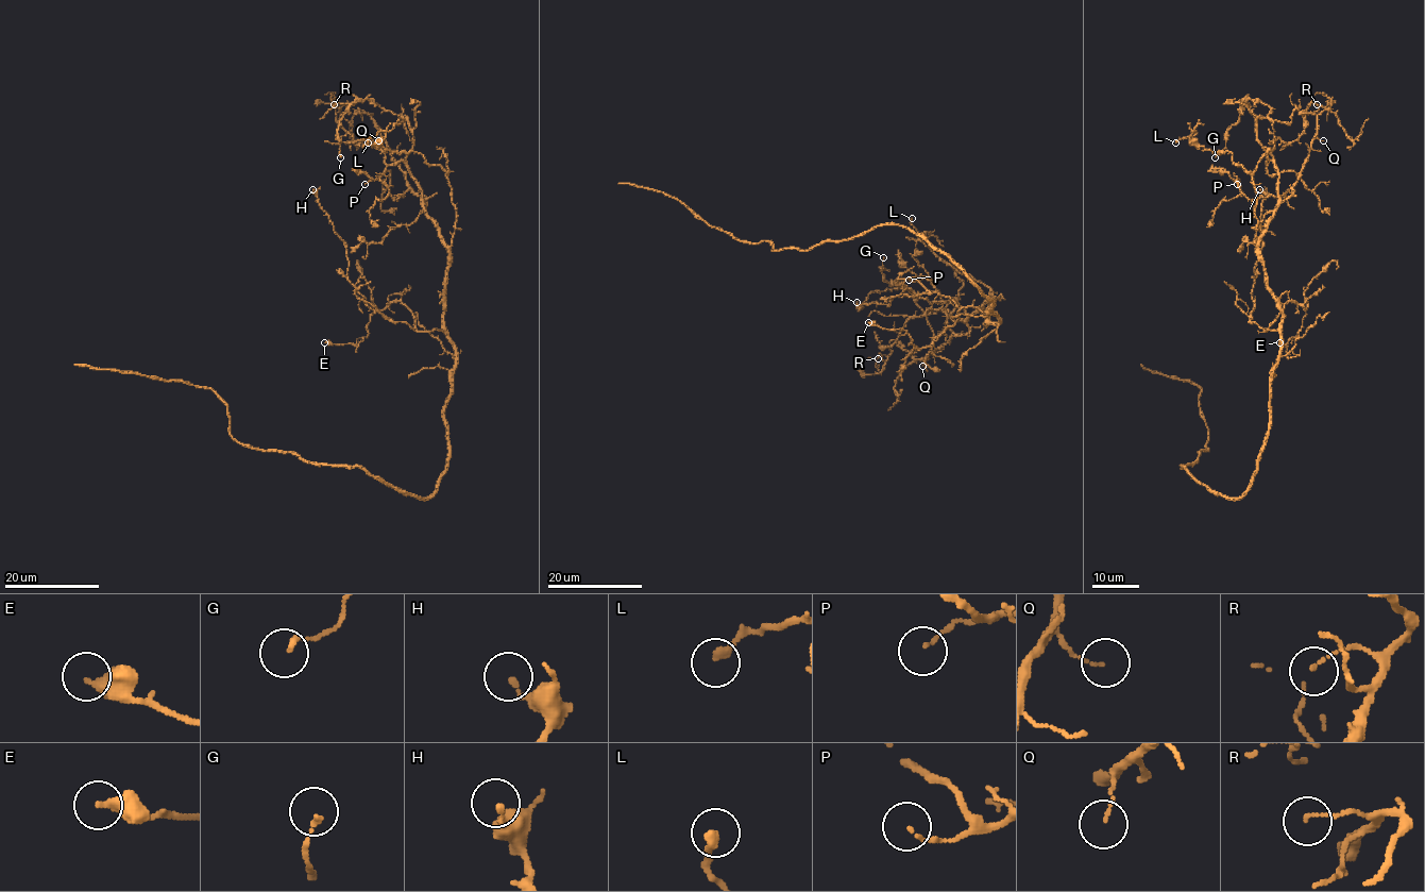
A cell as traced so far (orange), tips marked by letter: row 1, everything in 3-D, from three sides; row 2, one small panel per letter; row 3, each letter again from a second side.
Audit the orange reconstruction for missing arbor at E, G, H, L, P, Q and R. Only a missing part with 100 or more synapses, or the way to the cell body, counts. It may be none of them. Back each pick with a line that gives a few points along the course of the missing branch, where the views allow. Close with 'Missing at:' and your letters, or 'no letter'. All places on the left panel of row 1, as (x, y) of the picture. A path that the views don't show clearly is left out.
Missing at: no letter

